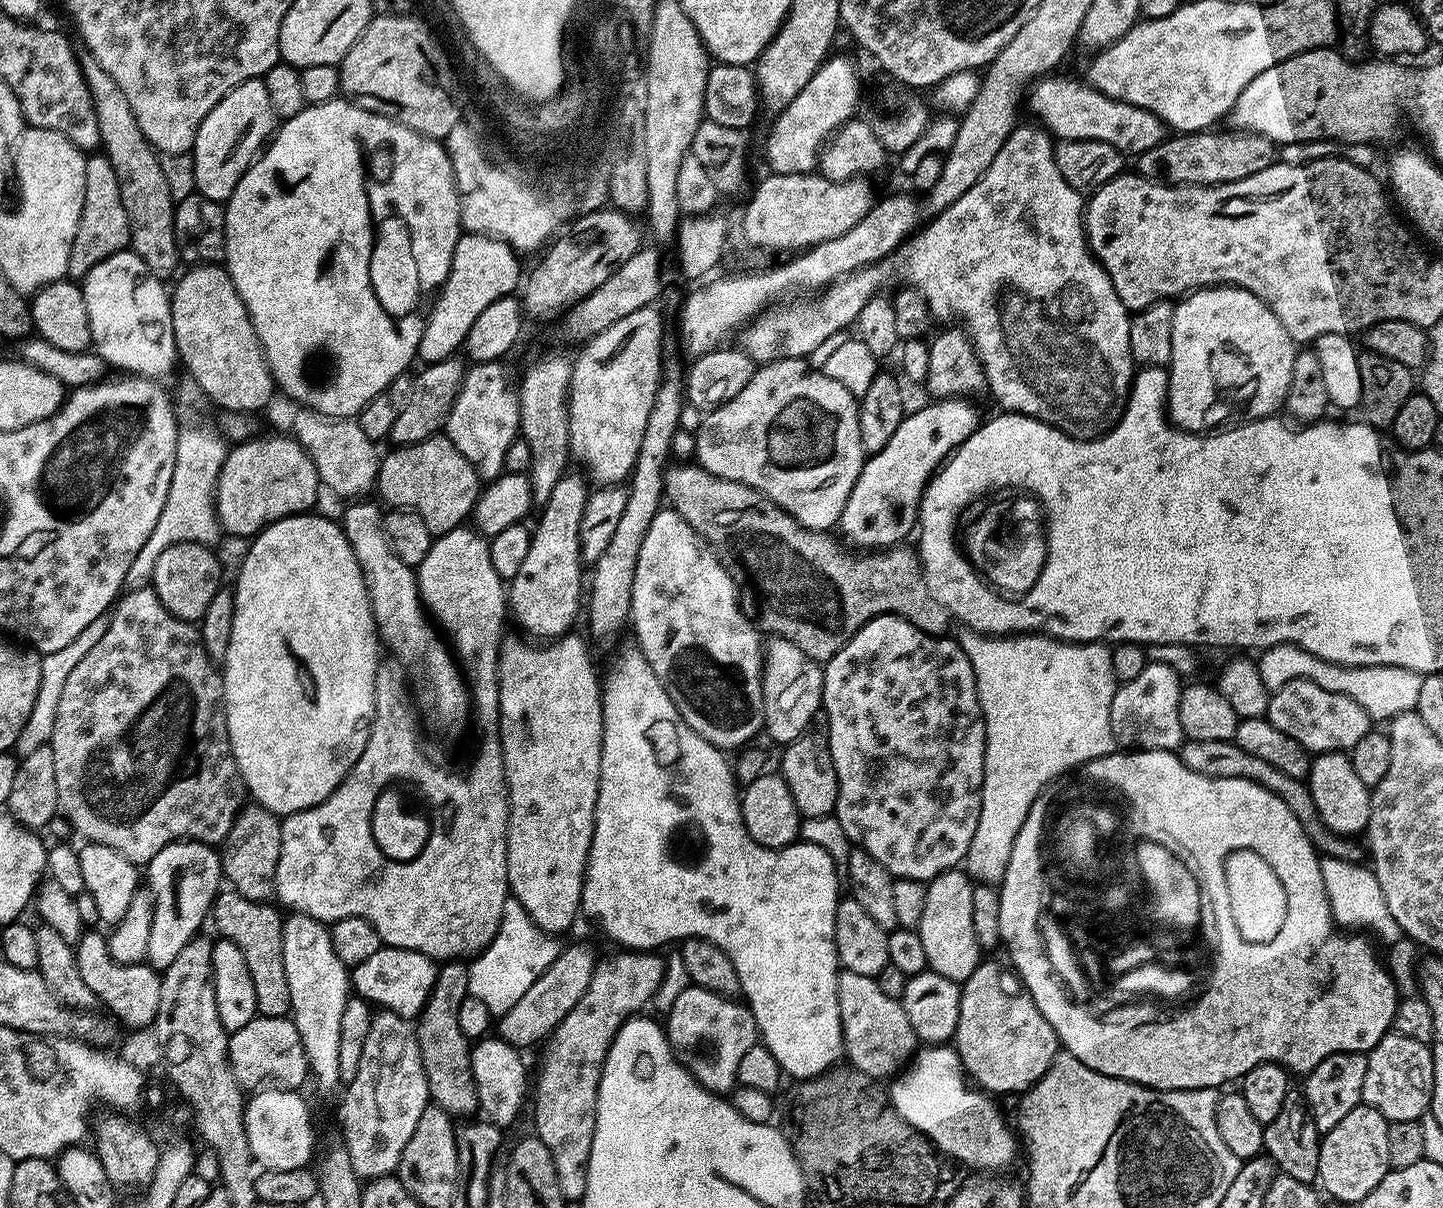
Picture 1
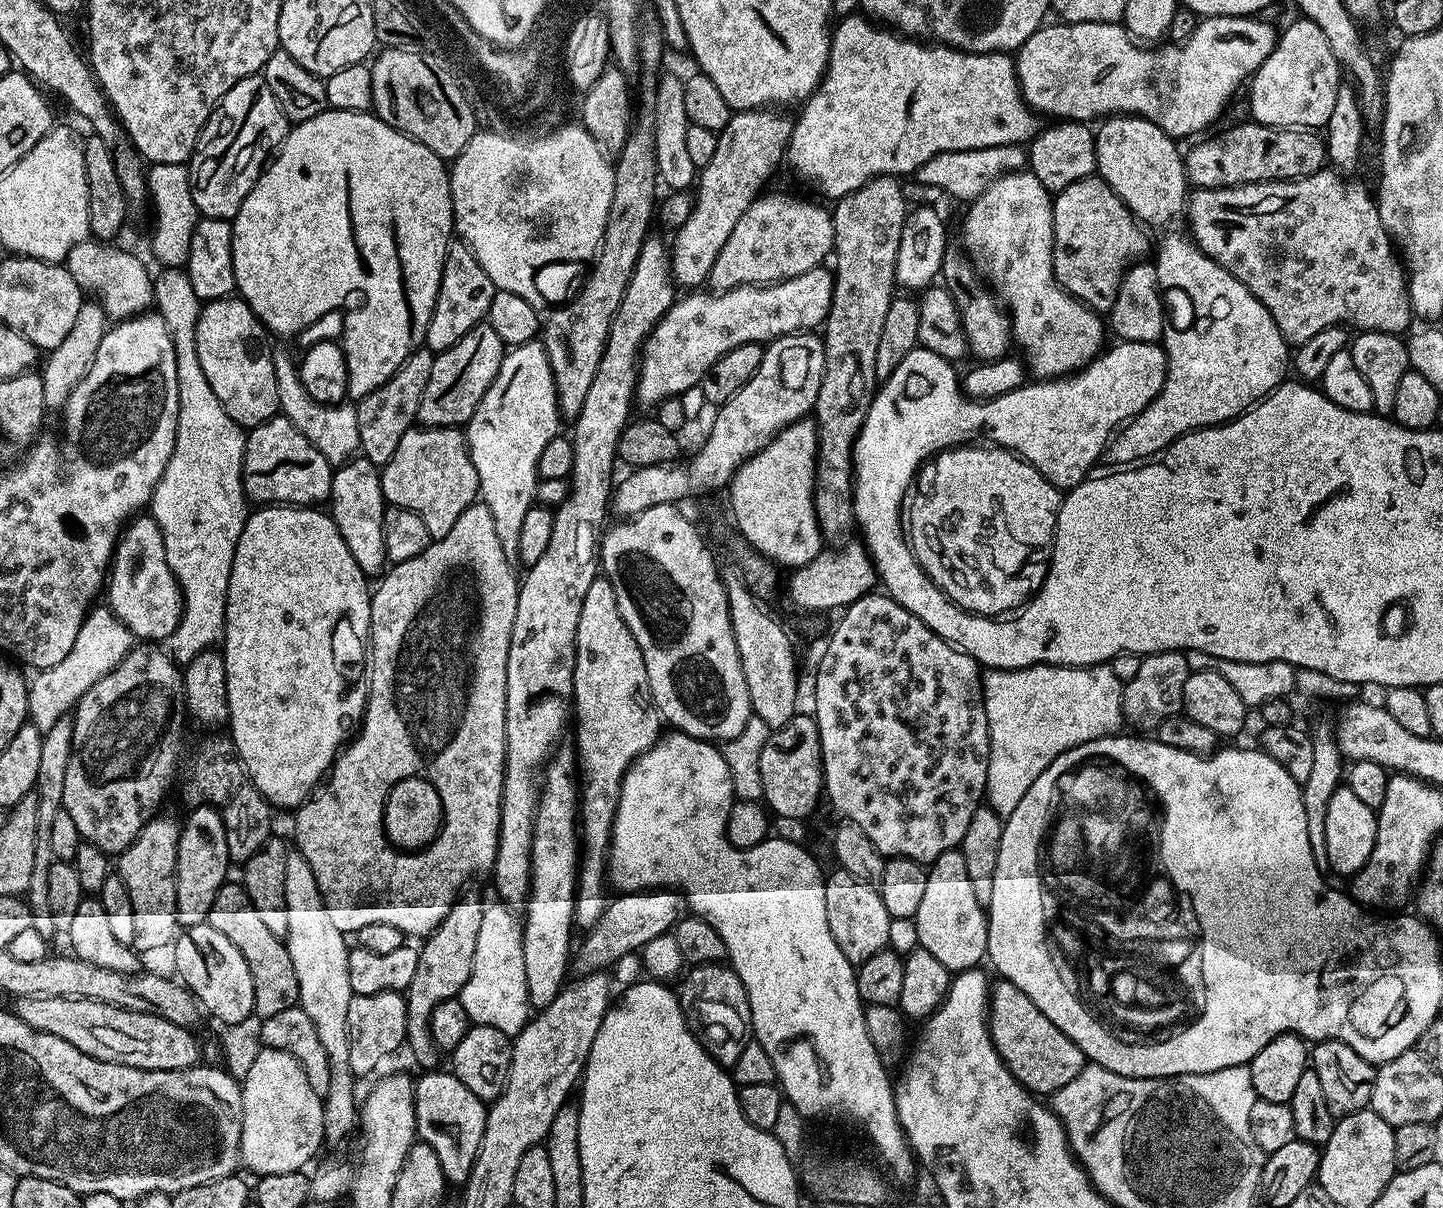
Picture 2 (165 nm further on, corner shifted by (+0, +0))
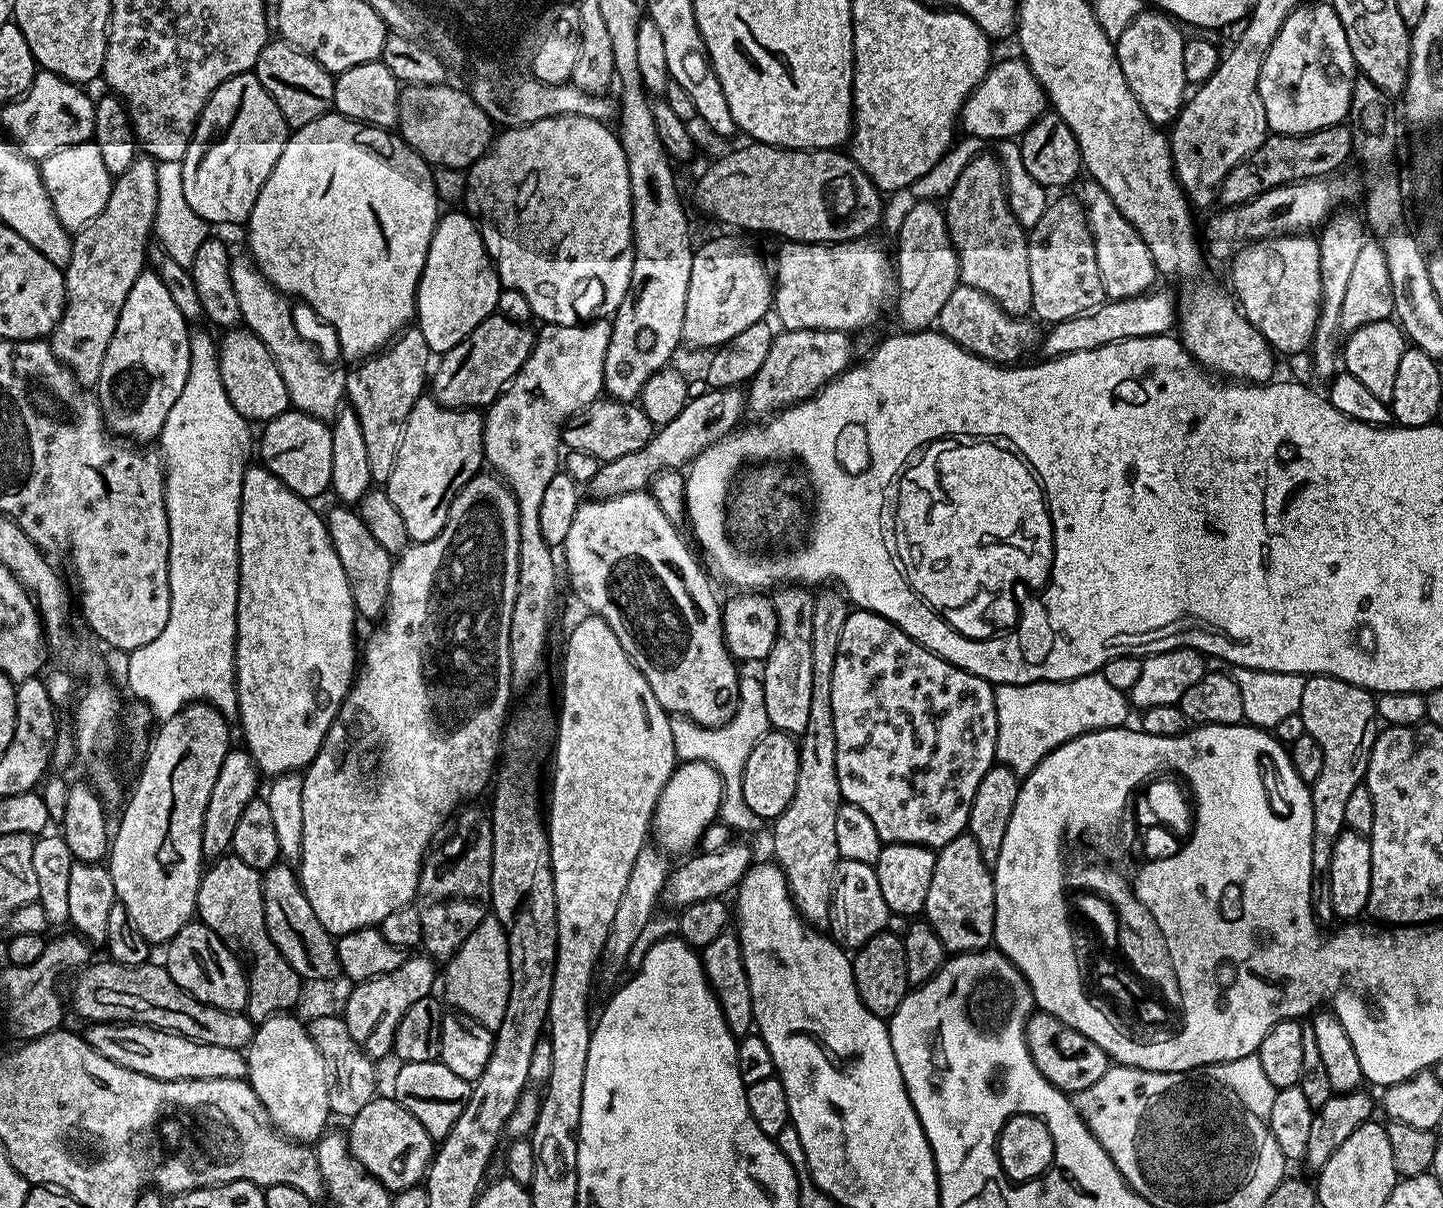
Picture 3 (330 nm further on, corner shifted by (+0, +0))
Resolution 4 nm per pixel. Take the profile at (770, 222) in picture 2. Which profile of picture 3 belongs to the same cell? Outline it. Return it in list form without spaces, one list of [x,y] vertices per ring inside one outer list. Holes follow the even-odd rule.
[[[720,236],[693,251],[690,290],[686,290],[686,318],[682,318],[681,341],[692,348],[715,350],[730,342],[734,334],[765,319],[773,307],[774,287],[770,268],[746,245],[732,236]],[[768,312],[768,313],[767,313]]]

